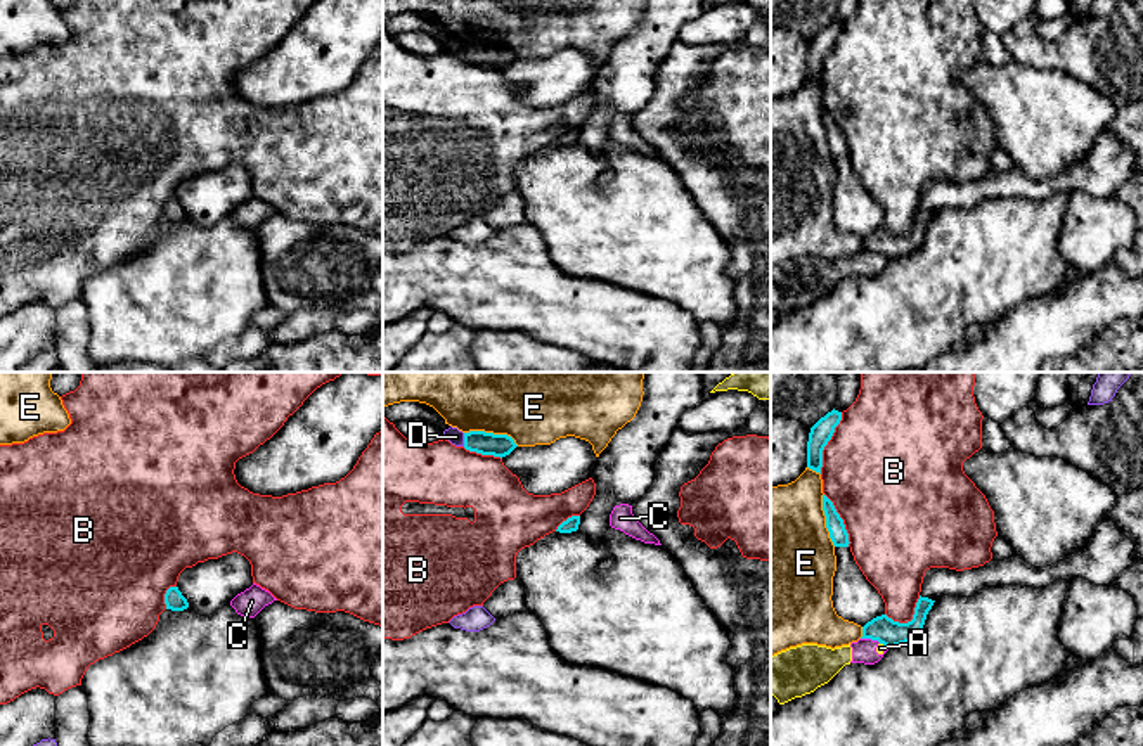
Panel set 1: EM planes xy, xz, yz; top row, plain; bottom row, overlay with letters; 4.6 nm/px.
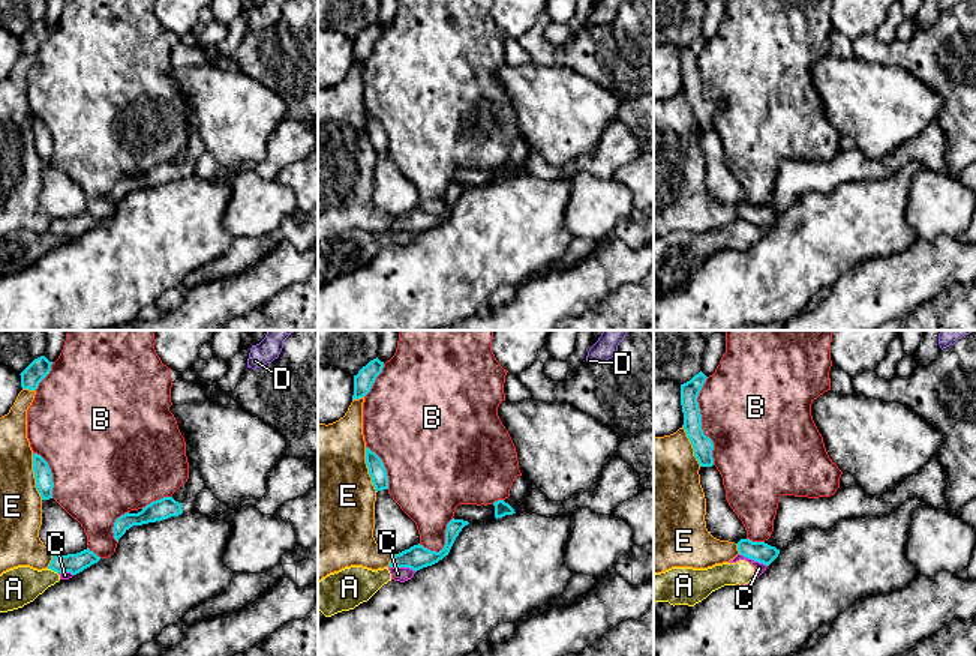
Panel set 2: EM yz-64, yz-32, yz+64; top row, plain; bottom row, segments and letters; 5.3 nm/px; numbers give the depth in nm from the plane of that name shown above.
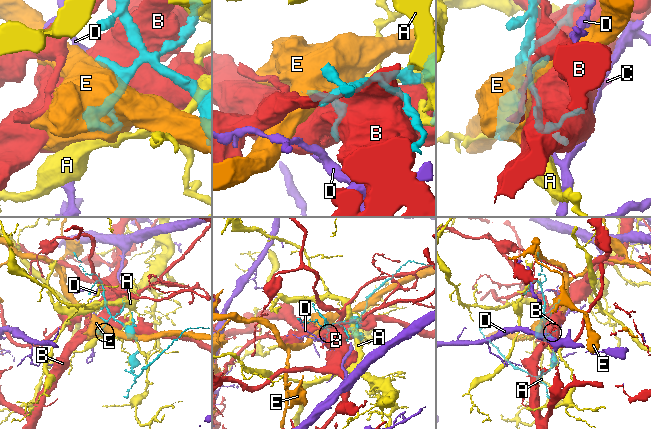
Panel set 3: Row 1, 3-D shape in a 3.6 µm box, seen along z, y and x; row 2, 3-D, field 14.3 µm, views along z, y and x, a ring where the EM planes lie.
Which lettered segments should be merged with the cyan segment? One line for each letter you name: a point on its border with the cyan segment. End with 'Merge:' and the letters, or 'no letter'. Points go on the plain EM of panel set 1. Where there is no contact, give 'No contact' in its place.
Merge: no letter

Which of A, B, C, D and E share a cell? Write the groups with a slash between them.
A C / B / D / E

